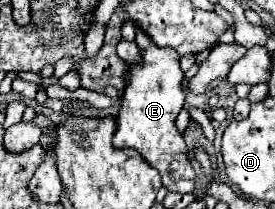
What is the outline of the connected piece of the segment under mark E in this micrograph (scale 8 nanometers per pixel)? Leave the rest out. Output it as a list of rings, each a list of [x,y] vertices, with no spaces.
[[[139,27],[135,43],[141,51],[141,63],[129,63],[129,69],[125,73],[125,91],[121,97],[113,145],[119,149],[137,149],[149,165],[157,167],[163,177],[163,187],[167,187],[167,191],[193,193],[195,169],[191,165],[187,145],[175,127],[175,119],[185,103],[185,75],[179,65],[179,55],[171,47],[155,47],[155,43],[149,43],[149,37]]]

